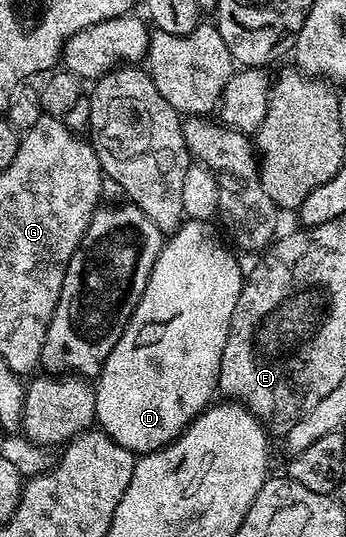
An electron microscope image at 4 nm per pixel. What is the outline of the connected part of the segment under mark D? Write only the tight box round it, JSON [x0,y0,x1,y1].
[95,220,246,455]

